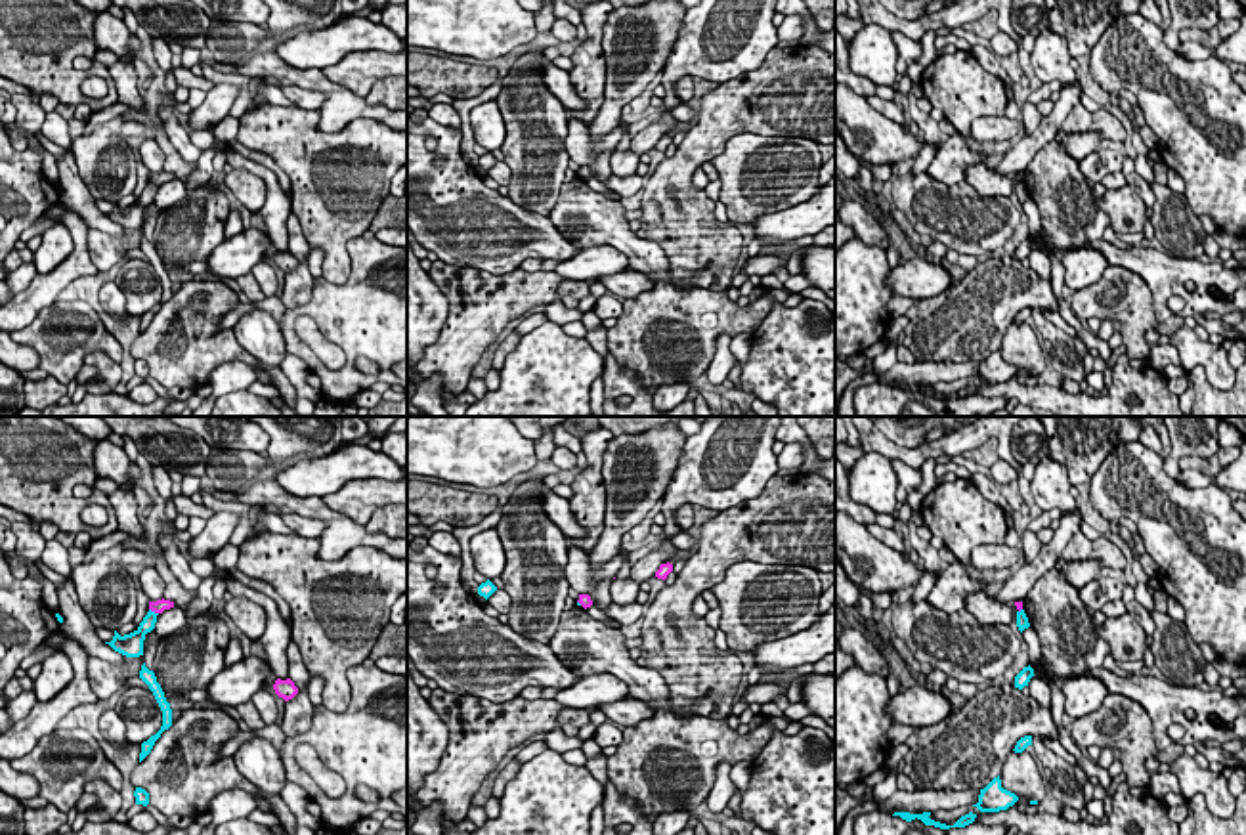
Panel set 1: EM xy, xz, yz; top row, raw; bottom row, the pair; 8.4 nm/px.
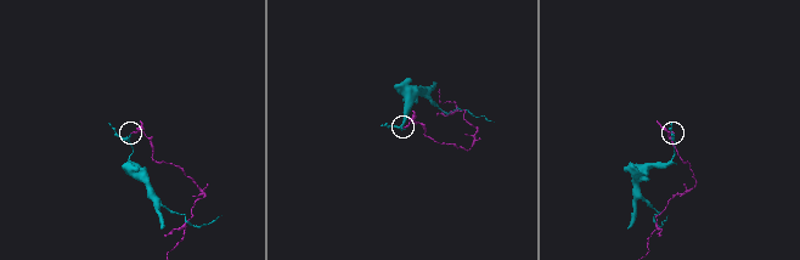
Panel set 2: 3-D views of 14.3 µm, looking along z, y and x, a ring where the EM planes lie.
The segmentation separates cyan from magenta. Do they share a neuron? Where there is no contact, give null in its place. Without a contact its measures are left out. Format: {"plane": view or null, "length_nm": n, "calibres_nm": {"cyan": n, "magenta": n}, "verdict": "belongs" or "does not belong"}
{"plane": "xy", "length_nm": 100, "calibres_nm": {"cyan": 120, "magenta": 120}, "verdict": "does not belong"}

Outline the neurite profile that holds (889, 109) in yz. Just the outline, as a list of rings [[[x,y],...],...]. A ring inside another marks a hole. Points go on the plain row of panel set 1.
[[[868,96],[868,103],[887,118],[891,118],[896,124],[906,124],[904,111],[891,99],[881,99],[879,96]]]

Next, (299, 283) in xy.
[[[308,258],[300,260],[298,266],[285,273],[285,287],[281,302],[285,310],[304,306],[312,300],[313,275],[308,268]]]

